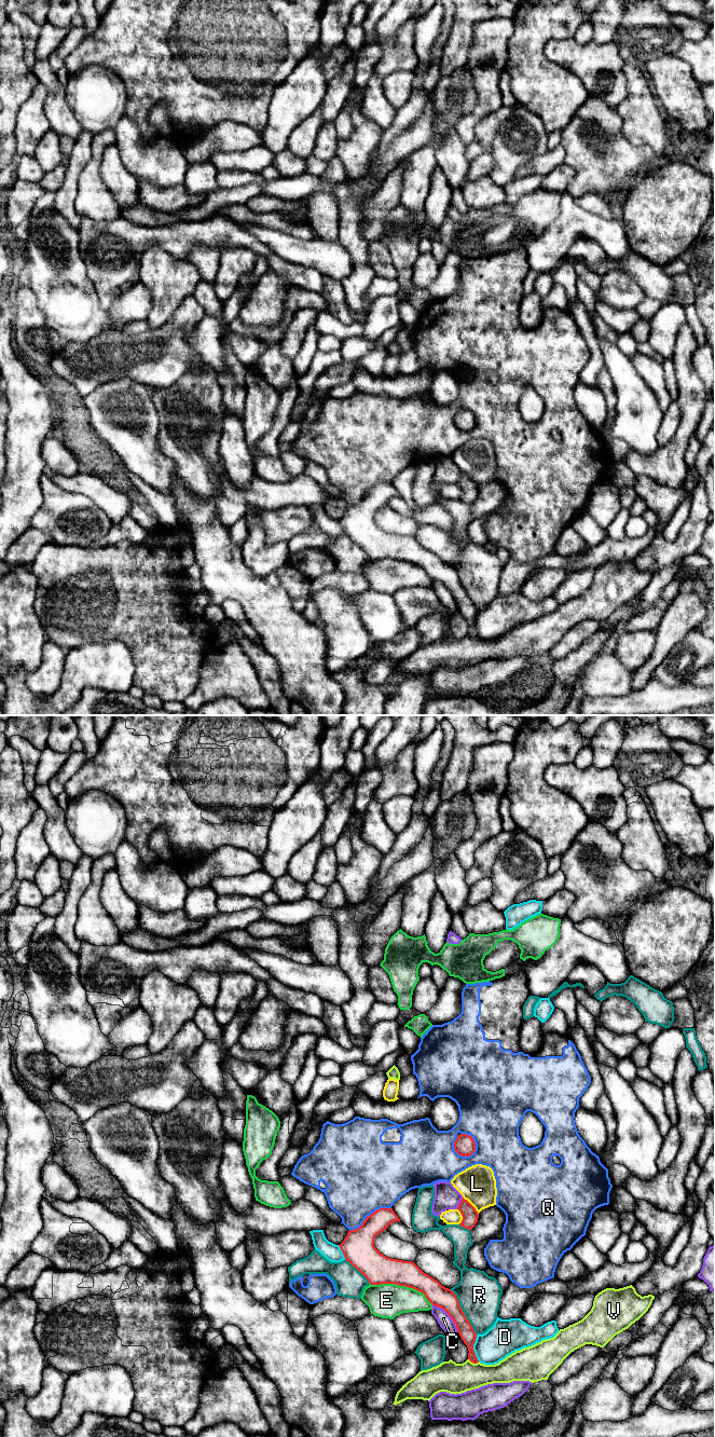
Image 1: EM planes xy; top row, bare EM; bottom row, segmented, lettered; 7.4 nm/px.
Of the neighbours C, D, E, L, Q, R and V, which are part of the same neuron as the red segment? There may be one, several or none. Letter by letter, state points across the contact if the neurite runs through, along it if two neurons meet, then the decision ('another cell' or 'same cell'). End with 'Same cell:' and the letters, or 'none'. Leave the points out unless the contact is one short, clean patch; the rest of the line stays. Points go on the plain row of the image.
C: another cell
D: another cell
E: another cell
L: another cell
Q: another cell
R: another cell
V: another cell
Same cell: none

